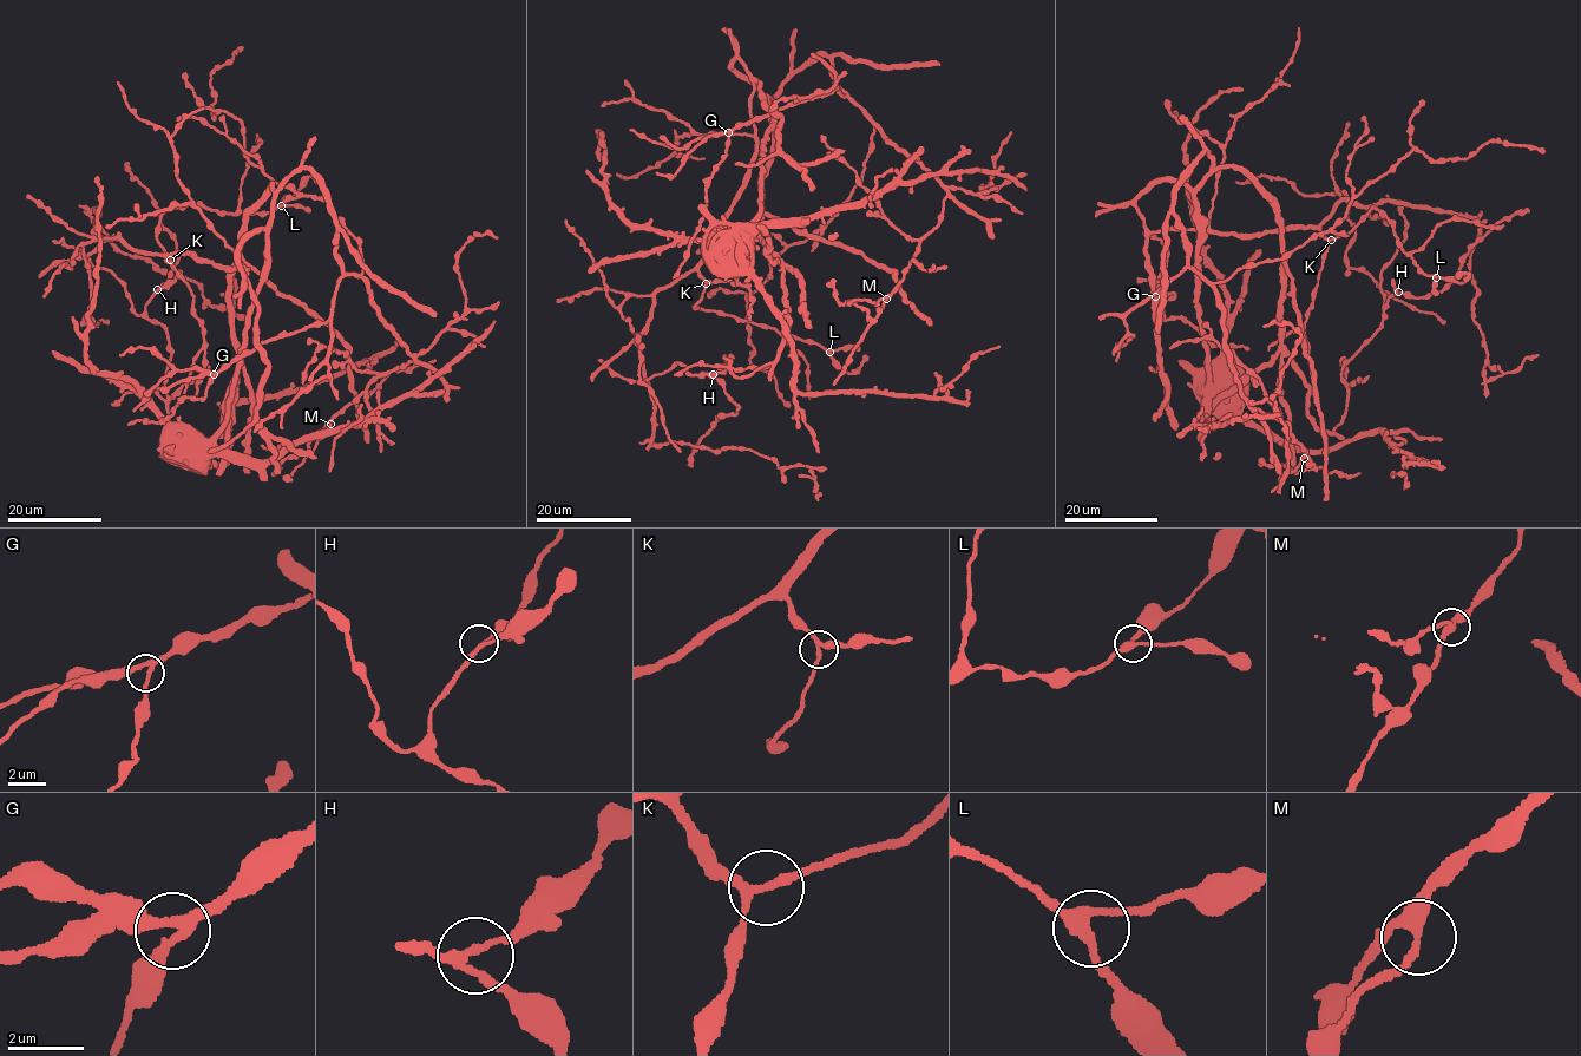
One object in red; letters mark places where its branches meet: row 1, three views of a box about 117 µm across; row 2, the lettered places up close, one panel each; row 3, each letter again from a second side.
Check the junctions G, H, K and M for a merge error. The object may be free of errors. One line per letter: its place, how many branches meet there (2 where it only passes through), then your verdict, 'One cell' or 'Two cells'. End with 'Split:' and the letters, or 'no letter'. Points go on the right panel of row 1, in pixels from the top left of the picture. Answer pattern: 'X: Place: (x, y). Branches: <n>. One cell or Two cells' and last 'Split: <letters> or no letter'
G: Place: (1155, 296). Branches: 3. One cell
H: Place: (1398, 292). Branches: 3. One cell
K: Place: (1331, 240). Branches: 3. One cell
M: Place: (1304, 458). Branches: 3. One cell
Split: no letter

